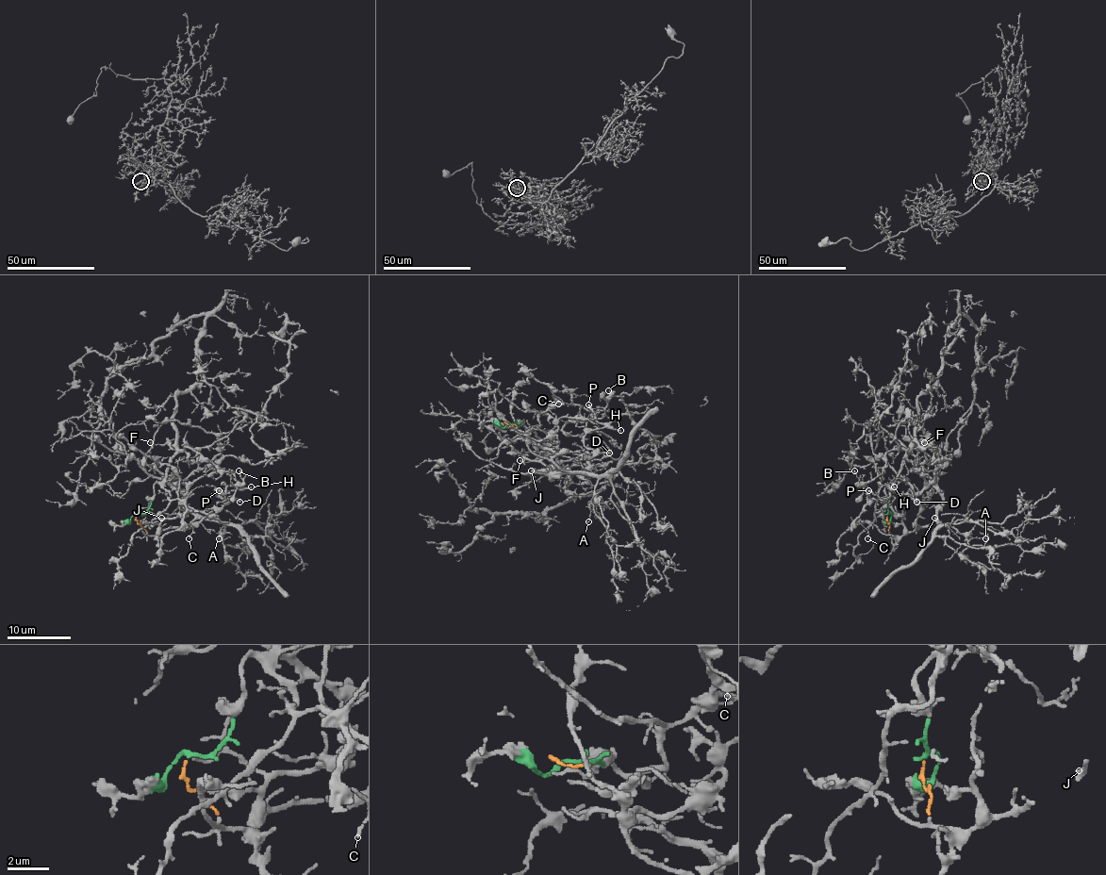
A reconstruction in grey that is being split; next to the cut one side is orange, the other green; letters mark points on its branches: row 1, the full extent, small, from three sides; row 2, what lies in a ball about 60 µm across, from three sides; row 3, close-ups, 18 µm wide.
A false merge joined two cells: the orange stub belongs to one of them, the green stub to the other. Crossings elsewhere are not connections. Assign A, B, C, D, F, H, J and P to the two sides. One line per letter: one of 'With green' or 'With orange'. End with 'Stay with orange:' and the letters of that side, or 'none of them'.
A: With orange
B: With green
C: With green
D: With orange
F: With green
H: With orange
J: With orange
P: With orange
Stay with orange: A, D, H, J, P

